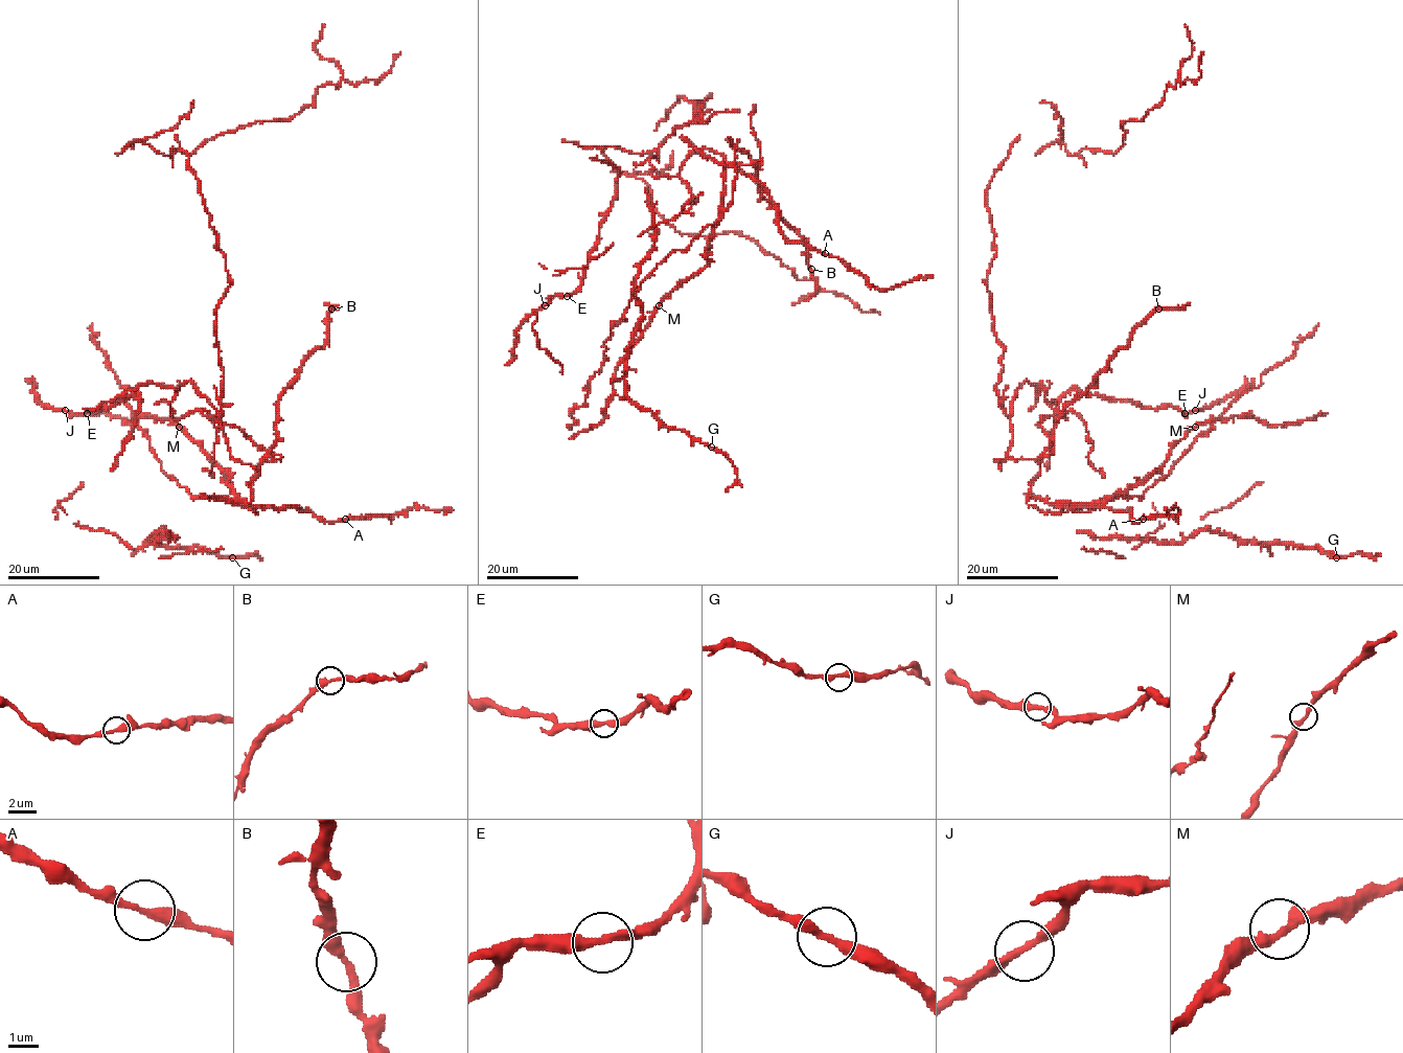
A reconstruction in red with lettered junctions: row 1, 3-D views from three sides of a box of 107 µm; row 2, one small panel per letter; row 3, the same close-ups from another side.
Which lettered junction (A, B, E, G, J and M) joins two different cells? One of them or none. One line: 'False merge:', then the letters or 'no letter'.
False merge: no letter

